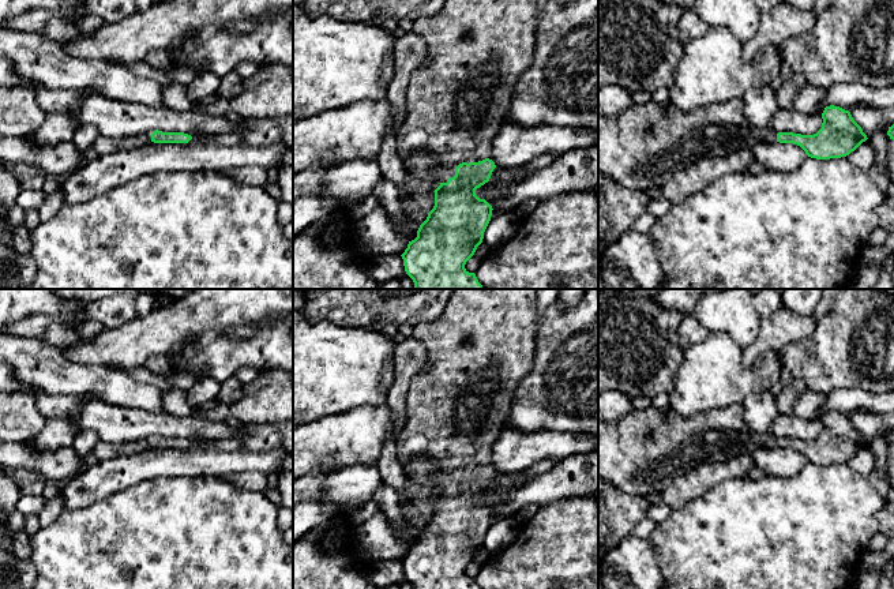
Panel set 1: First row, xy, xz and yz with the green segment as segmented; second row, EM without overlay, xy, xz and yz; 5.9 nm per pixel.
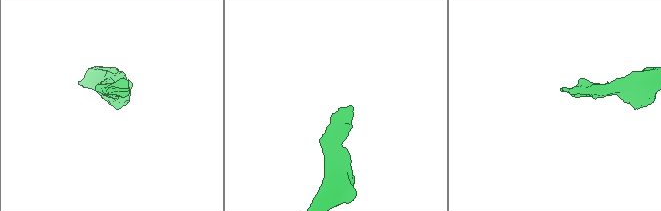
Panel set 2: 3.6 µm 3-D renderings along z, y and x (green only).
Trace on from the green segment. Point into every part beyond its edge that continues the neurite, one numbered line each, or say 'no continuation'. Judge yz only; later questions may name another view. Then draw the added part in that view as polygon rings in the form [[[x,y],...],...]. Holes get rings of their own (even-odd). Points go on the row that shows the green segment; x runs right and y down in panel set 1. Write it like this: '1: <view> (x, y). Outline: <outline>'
1: yz (645, 146). Outline: [[[743,100],[684,112],[672,102],[632,104],[615,117],[598,116],[598,172],[634,191],[661,190],[677,172],[700,158],[722,157],[756,143],[777,142],[771,127],[752,125],[744,116]]]

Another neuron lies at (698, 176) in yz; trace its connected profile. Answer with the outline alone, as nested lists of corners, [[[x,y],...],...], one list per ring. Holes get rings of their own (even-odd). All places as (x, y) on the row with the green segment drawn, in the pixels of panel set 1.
[[[751,147],[735,150],[722,157],[700,158],[677,172],[661,188],[662,198],[672,205],[679,205],[688,196],[706,190],[720,177],[745,172],[754,160]]]

